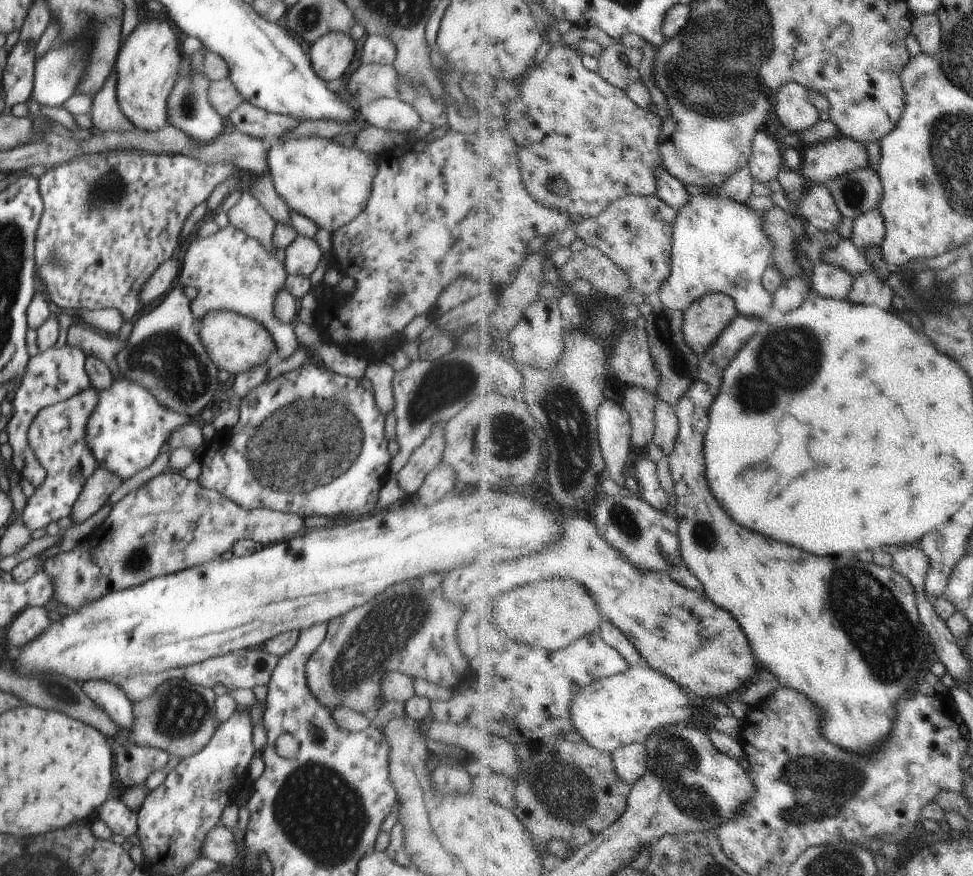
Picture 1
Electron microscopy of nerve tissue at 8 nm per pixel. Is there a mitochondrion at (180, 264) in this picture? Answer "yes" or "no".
no

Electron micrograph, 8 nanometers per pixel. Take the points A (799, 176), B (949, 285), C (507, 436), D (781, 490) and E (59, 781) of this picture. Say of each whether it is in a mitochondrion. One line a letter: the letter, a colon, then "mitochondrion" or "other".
A: other
B: mitochondrion
C: mitochondrion
D: other
E: other

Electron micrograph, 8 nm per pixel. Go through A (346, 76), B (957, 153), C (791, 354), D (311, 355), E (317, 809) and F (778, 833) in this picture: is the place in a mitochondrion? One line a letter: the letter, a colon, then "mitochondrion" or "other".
A: other
B: mitochondrion
C: mitochondrion
D: other
E: mitochondrion
F: other

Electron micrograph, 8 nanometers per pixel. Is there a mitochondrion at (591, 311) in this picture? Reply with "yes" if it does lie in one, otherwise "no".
yes

